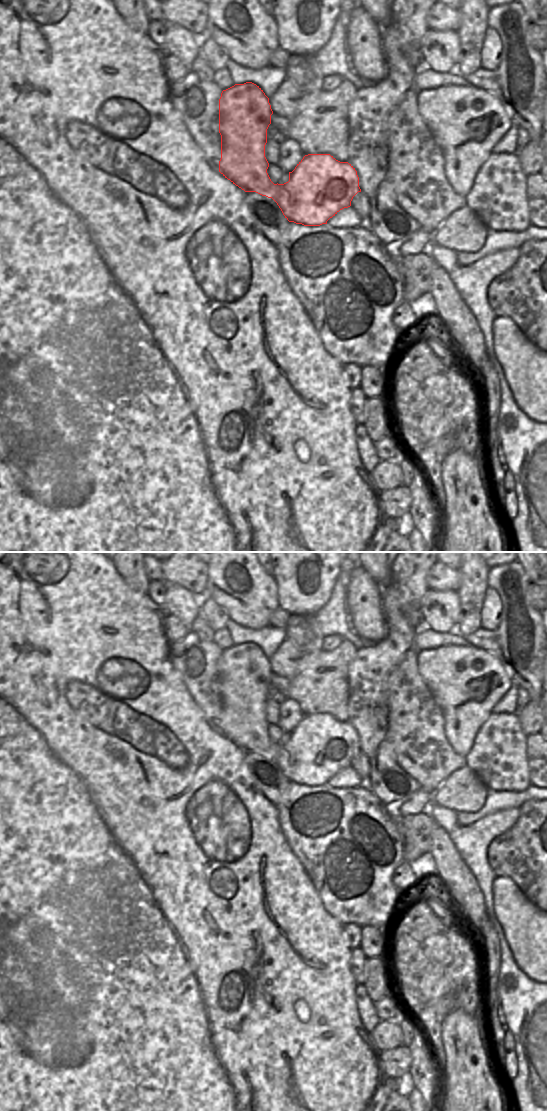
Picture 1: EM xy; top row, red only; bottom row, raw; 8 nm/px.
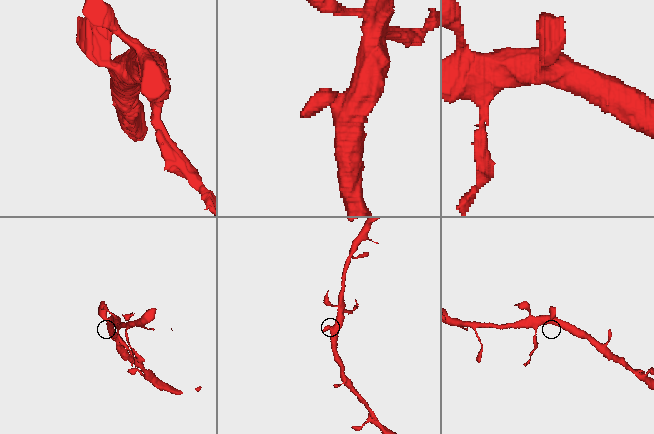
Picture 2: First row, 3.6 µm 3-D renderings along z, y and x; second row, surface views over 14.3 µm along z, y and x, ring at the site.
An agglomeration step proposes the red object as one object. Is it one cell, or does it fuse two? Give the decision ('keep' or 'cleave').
keep

